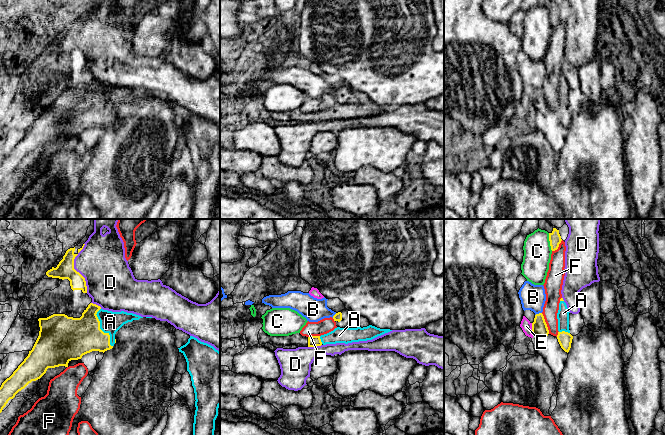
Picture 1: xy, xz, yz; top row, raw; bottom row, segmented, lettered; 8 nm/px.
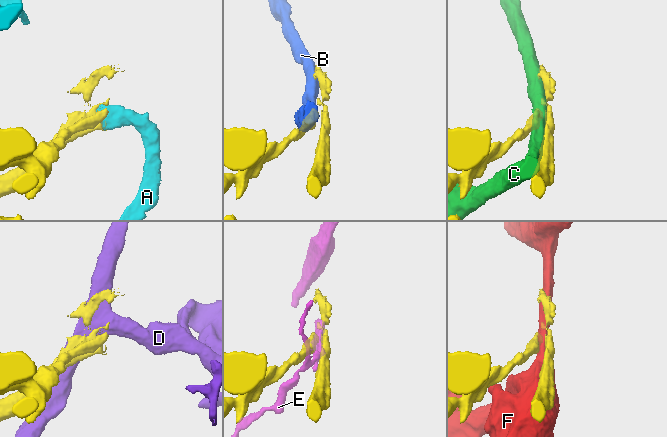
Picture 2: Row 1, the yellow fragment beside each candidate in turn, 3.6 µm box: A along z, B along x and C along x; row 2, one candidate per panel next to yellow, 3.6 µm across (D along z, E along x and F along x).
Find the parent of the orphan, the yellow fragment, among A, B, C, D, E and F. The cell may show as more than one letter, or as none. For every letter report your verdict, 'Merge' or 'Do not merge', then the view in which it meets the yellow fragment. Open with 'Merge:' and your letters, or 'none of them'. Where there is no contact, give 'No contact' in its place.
Merge: A
A: Merge. Touches yellow in xy
B: Do not merge. Touches yellow in yz
C: Do not merge. Touches yellow in yz
D: Do not merge. Touches yellow in xy
E: Do not merge. Touches yellow in yz
F: Do not merge. Touches yellow in yz

